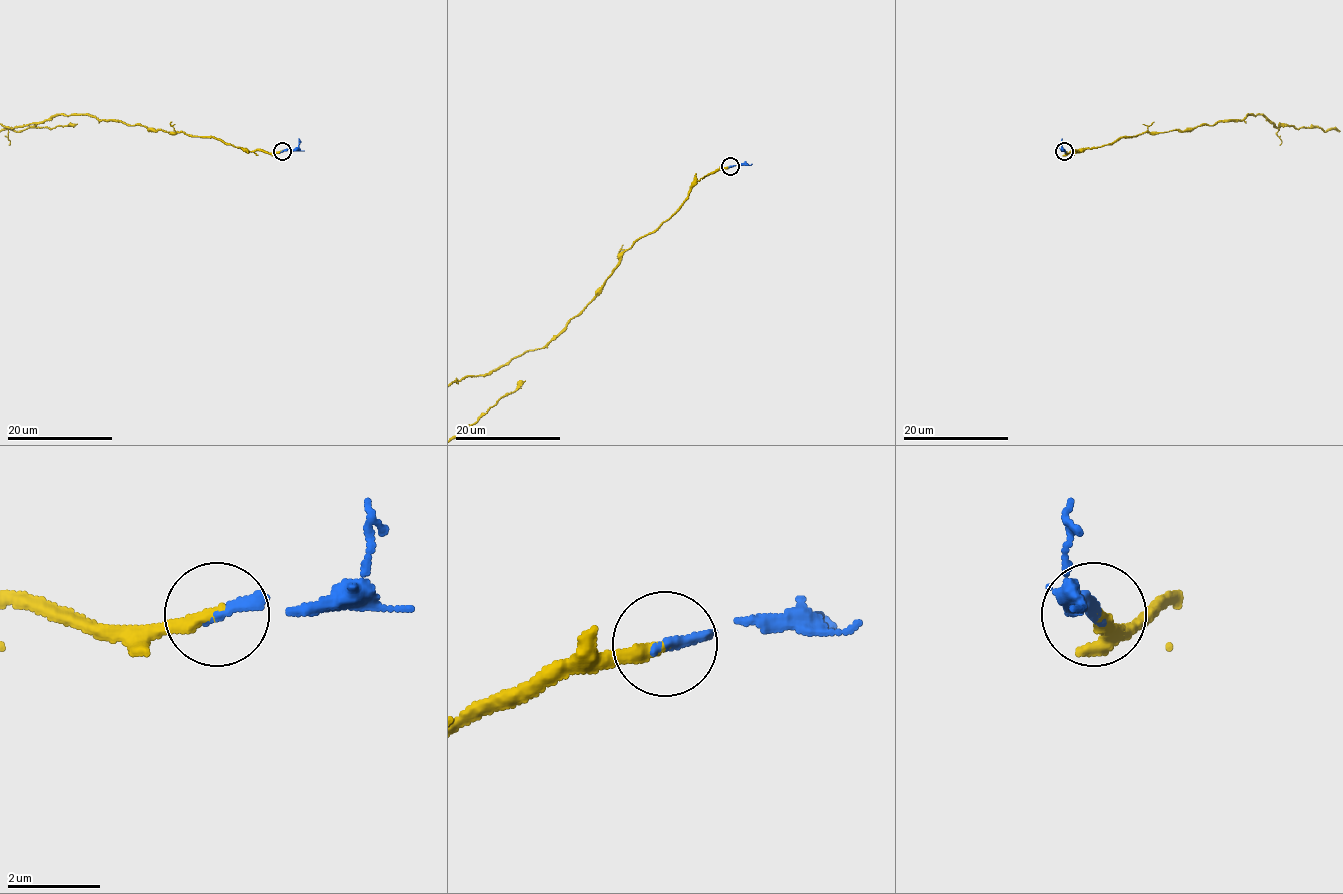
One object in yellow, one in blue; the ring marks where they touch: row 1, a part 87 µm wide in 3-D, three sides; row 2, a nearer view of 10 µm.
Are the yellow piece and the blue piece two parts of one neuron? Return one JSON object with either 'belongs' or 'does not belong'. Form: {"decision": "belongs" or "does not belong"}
{"decision": "belongs"}

